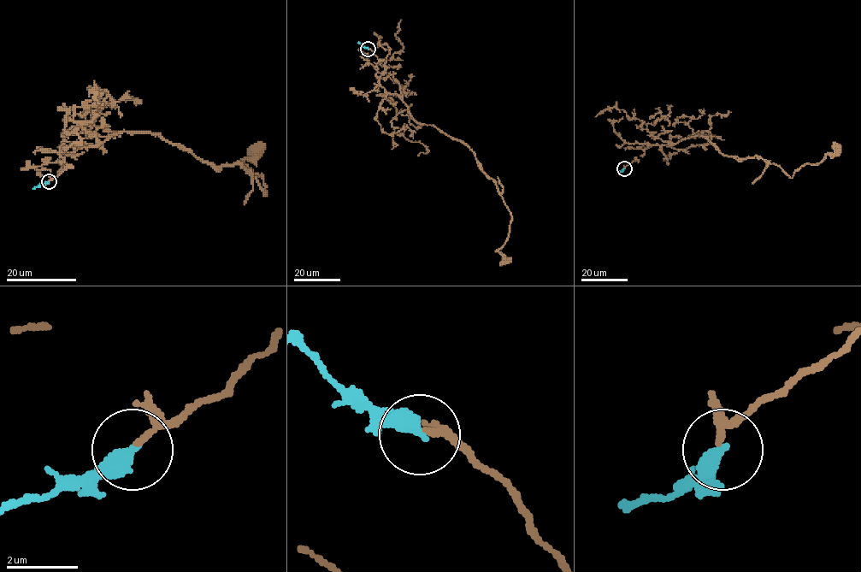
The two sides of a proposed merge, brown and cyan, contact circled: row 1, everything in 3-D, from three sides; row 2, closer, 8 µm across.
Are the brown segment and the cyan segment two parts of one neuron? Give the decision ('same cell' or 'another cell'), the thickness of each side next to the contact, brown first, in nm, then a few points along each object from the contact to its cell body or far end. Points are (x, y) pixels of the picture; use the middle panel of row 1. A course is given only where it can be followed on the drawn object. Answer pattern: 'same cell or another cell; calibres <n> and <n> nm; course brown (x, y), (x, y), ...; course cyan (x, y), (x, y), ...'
same cell; calibres 130 and 440 nm; course brown (368, 49), (386, 91), (415, 121), (461, 140), (492, 179), (511, 215), (497, 250), (505, 261); course cyan (368, 49), (357, 42)

